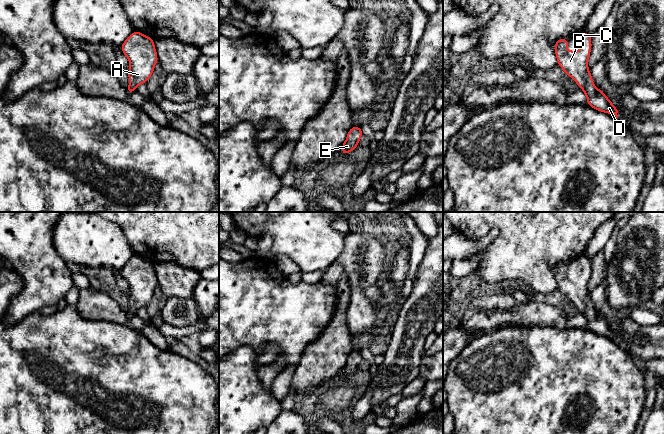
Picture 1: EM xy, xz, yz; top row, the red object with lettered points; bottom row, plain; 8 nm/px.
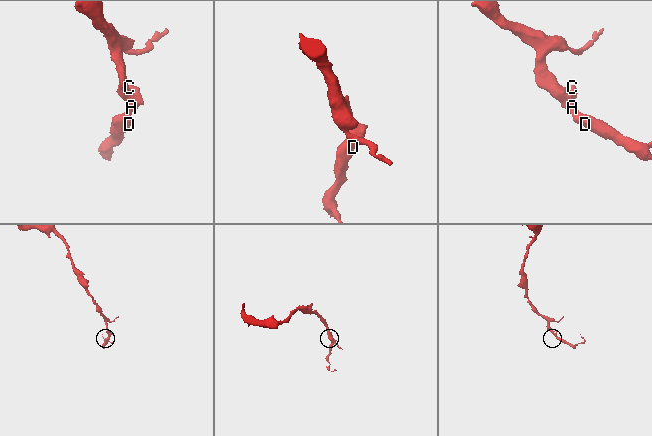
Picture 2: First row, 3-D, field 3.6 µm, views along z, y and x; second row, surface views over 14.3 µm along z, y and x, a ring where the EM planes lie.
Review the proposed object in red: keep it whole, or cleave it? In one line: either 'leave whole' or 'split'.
leave whole

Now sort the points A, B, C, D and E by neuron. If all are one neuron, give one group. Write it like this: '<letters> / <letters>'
A B C D E

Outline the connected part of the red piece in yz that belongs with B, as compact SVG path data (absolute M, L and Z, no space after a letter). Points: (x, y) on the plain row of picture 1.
M585 255L581 256L581 274L567 275L568 263L559 263L554 273L558 289L569 299L587 320L587 328L601 336L614 338L618 342L618 334L601 313L597 313L588 294L588 282L591 276L592 261Z

